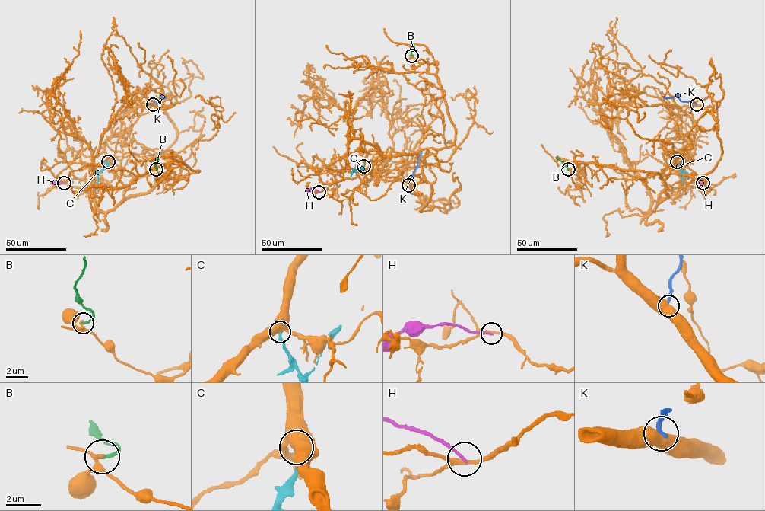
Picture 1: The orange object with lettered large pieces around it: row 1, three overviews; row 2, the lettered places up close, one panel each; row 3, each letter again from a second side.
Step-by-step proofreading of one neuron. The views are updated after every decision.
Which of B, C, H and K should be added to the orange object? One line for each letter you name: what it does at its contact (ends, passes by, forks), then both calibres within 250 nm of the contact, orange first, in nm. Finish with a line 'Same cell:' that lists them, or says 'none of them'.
Same cell: none of them

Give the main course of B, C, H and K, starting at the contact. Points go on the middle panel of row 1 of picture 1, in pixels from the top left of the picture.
B: (411, 55), (414, 43)
C: (363, 166), (353, 170), (352, 174)
H: (319, 192), (306, 190)
K: (408, 185), (421, 151)

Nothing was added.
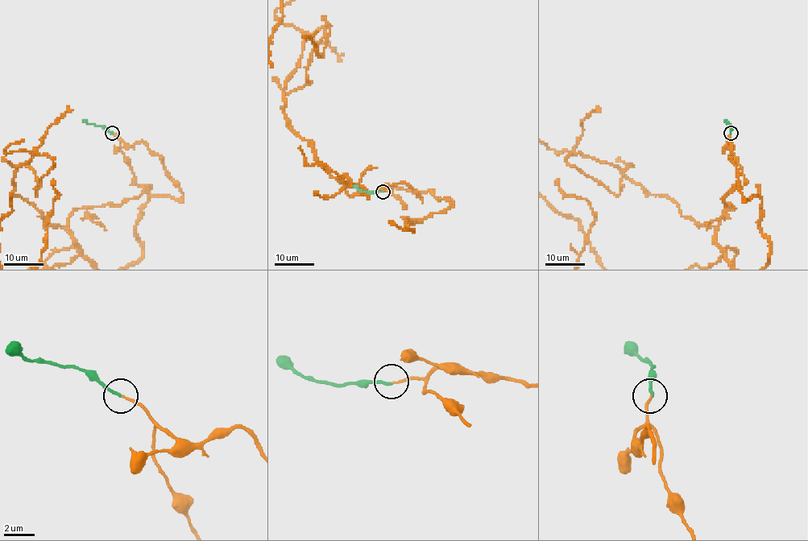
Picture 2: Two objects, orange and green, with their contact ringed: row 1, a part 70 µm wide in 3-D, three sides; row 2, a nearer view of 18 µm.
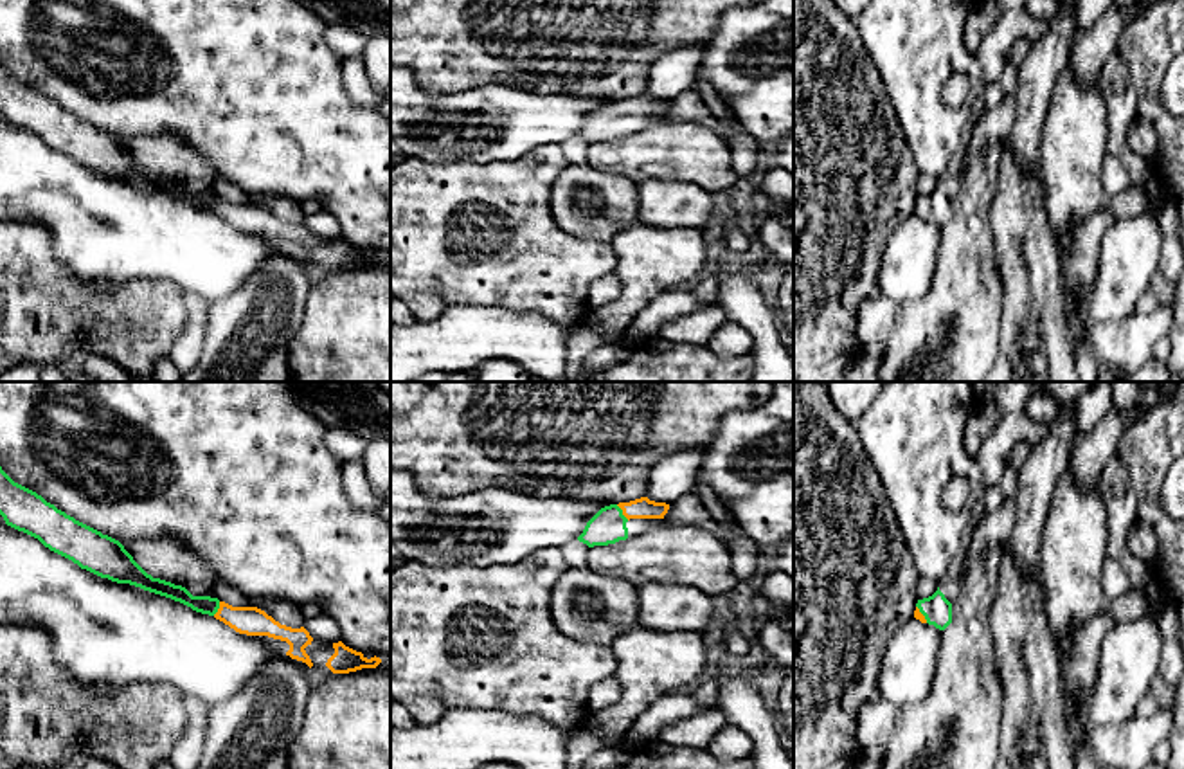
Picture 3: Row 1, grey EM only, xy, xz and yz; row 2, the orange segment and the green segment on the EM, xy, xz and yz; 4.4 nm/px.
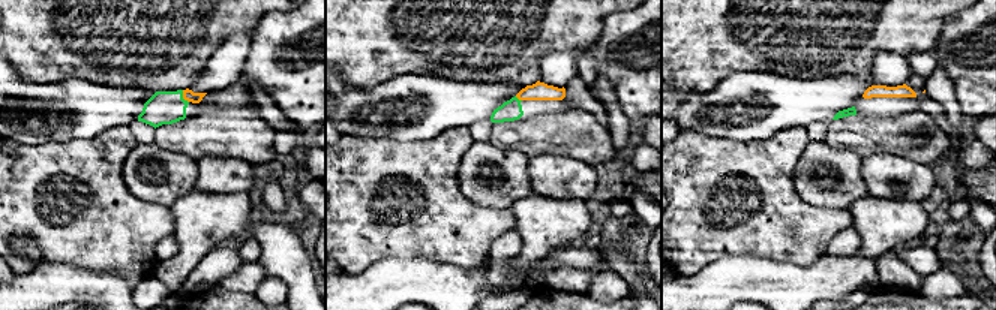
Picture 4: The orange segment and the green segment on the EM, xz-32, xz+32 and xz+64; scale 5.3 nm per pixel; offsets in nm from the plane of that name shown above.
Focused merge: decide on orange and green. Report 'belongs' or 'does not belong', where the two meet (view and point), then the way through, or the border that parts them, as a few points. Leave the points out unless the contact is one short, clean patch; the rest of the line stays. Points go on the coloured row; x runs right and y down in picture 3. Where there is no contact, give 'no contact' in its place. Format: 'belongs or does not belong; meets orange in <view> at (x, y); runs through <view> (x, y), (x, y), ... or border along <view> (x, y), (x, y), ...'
belongs; meets orange in xz at (623, 512); runs through xz (641, 508), (623, 512), (609, 524)

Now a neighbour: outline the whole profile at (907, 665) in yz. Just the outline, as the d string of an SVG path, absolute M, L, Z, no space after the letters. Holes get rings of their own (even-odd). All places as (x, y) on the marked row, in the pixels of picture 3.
M914 616L887 641L880 656L880 697L898 710L921 702L936 677L941 630Z

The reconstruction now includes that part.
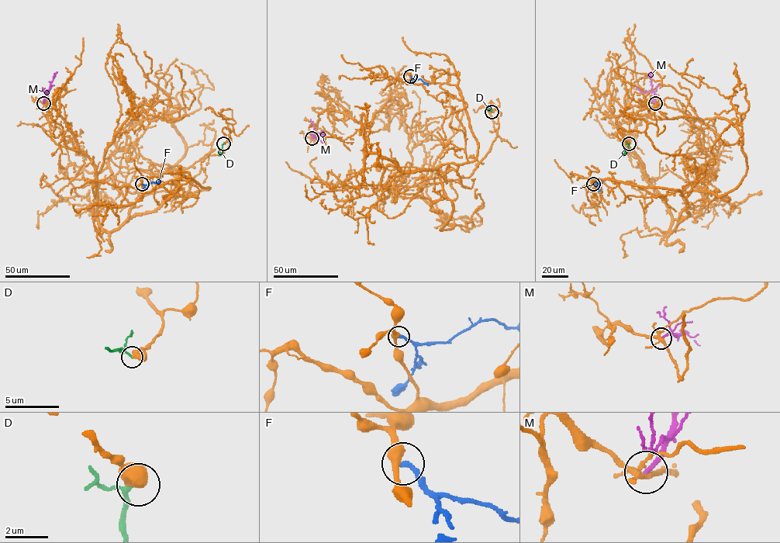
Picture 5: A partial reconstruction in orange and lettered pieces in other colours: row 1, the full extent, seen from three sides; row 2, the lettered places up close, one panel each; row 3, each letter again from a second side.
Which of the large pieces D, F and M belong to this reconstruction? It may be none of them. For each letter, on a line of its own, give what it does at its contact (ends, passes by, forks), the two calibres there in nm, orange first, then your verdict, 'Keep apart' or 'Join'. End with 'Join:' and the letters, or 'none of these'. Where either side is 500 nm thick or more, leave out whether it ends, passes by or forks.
D: Thickness 550 nm (orange) against 130 nm. Keep apart
F: It ends there. Thickness 400 nm (orange) against 240 nm. Keep apart
M: It ends there. Thickness 240 nm (orange) against 220 nm. Keep apart
Join: none of these

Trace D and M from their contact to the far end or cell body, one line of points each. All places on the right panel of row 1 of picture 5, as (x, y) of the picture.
D: (629, 143), (628, 150), (622, 156)
M: (655, 102), (651, 72)

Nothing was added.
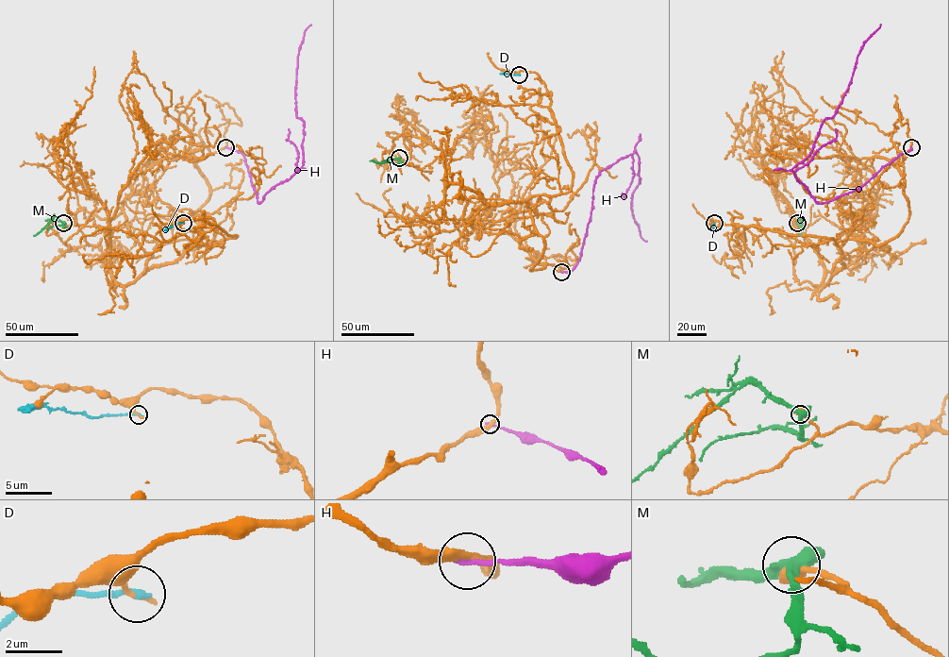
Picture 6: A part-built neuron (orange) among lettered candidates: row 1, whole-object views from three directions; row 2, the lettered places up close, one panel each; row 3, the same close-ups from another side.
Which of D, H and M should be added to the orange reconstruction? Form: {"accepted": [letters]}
{"accepted": []}

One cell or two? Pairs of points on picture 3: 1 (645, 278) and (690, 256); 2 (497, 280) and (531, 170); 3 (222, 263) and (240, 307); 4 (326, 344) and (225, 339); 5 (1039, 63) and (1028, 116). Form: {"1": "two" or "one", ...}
{"1": "one", "2": "one", "3": "two", "4": "two", "5": "one"}

